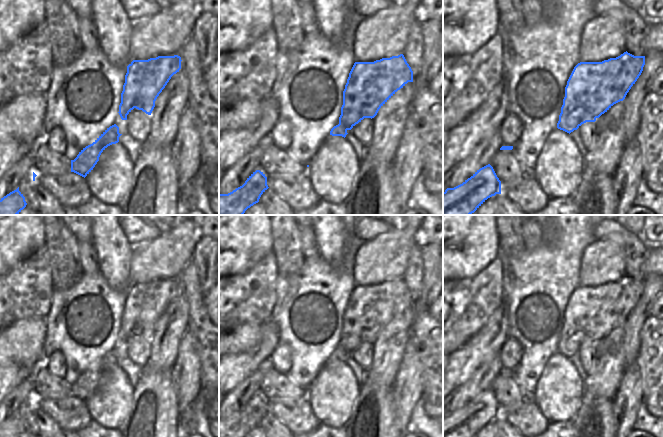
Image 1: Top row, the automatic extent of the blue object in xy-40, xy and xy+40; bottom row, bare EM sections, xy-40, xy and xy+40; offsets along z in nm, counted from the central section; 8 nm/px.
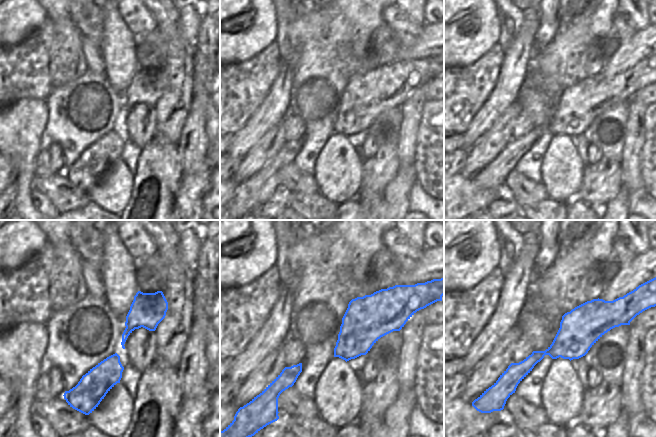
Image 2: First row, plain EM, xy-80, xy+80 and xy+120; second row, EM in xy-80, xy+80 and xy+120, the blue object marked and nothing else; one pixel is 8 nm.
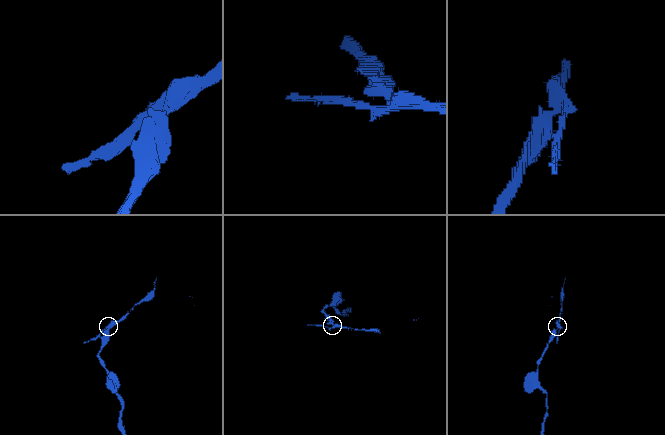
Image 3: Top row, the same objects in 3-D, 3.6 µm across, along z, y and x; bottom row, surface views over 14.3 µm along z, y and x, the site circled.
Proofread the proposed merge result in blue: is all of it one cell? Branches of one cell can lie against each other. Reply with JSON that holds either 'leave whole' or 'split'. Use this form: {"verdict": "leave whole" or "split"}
{"verdict": "split"}

